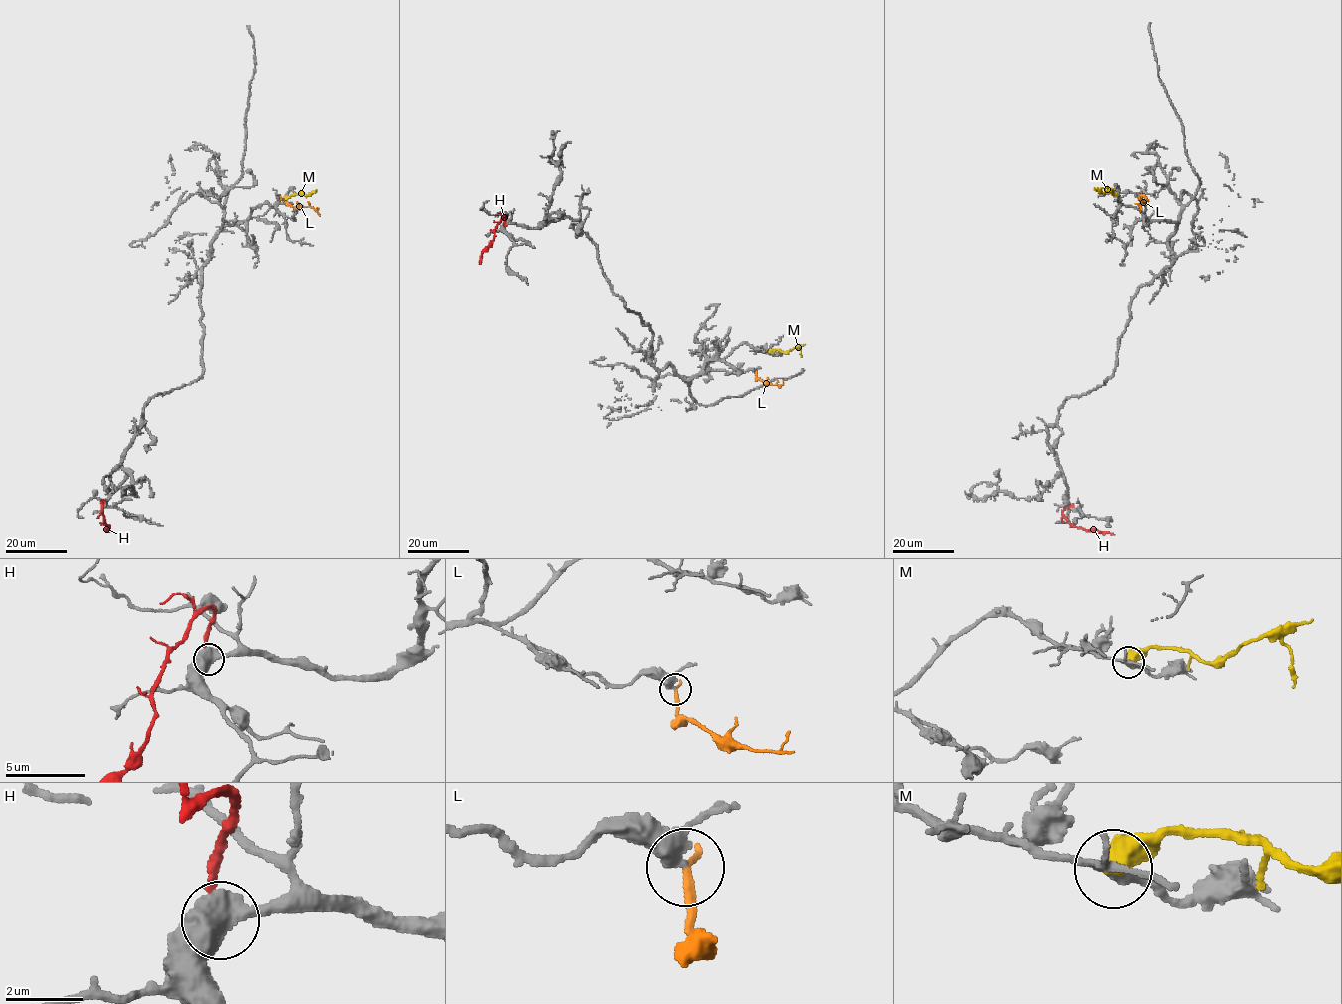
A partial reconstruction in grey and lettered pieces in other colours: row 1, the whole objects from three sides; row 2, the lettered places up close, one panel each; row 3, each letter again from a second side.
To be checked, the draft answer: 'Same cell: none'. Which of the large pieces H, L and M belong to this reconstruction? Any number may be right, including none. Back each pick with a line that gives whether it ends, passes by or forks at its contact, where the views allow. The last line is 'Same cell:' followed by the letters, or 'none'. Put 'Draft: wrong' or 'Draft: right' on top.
Draft: wrong
L: it ends
Same cell: L

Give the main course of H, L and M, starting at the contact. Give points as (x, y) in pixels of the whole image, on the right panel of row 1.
H: (1073, 505), (1062, 512), (1072, 525), (1114, 534)
L: (1142, 195), (1146, 198), (1145, 203), (1140, 202), (1141, 211)
M: (1118, 195), (1101, 192), (1101, 188), (1108, 187)

